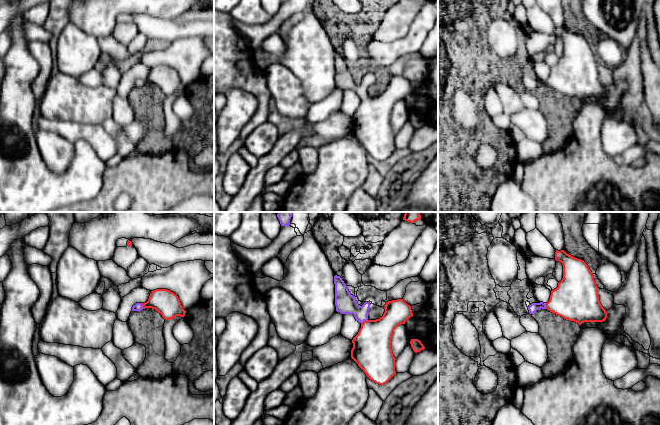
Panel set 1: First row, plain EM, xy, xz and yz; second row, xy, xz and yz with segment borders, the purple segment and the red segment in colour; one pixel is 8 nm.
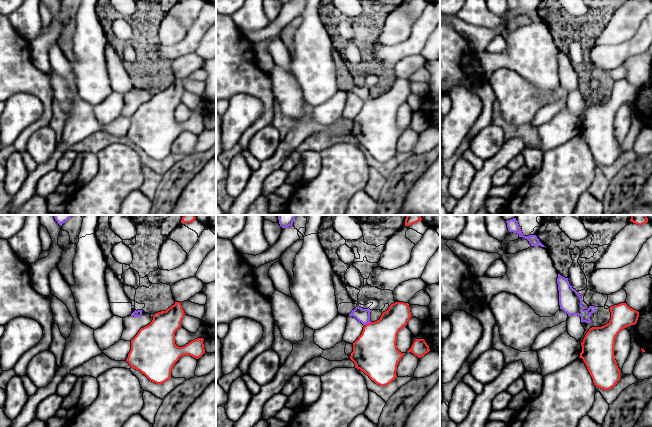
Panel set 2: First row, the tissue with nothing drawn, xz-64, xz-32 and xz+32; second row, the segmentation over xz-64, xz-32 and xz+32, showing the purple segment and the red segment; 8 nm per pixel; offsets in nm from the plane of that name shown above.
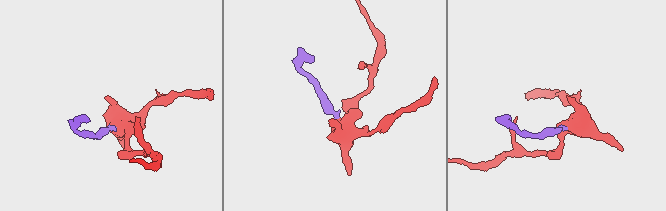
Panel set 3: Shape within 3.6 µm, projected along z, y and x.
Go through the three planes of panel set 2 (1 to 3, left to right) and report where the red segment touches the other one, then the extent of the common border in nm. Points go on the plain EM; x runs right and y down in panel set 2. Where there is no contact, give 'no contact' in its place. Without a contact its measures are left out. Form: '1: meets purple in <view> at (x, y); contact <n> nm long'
1: no contact
2: meets purple in xz-32 at (367, 99); contact 60 nm long
3: no contact

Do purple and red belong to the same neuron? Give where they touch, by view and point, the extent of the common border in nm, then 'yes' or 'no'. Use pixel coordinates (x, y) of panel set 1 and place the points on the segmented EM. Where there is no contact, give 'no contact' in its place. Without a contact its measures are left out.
meets purple in xz at (364, 320); contact 70 nm long; yes

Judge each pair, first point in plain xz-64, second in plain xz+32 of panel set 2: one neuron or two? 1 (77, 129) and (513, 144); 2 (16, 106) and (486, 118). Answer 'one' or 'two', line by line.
1: one
2: two

